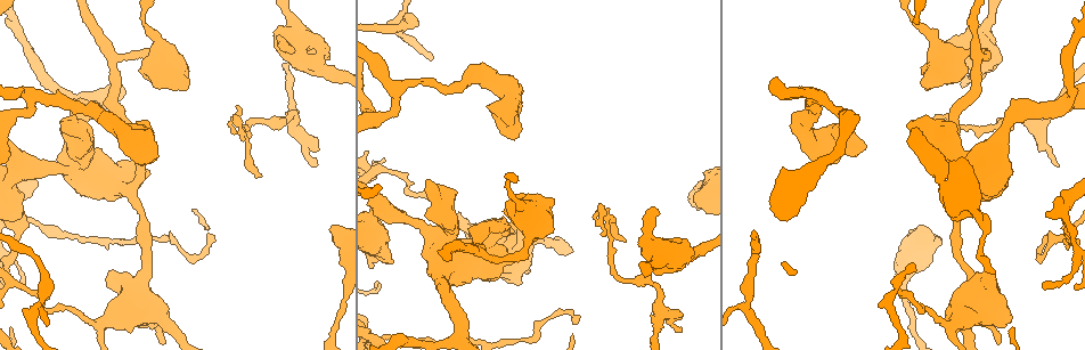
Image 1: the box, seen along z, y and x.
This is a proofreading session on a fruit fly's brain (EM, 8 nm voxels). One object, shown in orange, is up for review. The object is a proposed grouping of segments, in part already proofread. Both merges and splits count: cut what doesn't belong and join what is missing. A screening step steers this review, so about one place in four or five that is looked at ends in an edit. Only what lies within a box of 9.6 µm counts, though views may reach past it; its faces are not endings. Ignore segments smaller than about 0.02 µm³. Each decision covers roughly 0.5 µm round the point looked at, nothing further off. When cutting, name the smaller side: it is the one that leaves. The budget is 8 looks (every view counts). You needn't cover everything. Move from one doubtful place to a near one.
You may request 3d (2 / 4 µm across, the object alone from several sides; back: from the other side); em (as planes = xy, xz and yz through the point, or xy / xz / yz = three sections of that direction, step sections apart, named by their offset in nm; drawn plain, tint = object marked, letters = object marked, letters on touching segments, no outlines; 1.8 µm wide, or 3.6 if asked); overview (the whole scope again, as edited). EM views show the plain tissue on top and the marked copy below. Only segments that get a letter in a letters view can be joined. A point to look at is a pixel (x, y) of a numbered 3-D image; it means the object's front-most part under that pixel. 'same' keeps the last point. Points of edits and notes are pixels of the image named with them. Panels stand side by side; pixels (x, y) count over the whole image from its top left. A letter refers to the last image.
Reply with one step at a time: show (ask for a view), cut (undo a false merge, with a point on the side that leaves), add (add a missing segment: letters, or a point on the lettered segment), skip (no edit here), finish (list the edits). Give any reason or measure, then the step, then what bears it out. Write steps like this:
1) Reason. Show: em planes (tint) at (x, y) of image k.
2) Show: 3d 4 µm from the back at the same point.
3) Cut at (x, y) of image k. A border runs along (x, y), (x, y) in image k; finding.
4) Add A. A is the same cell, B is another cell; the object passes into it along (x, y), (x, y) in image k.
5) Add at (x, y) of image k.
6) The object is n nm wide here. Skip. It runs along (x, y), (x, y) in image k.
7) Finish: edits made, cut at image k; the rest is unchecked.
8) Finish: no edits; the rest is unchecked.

Thick turns thin. Show: em planes (tint) at (1069, 199) of image 1.

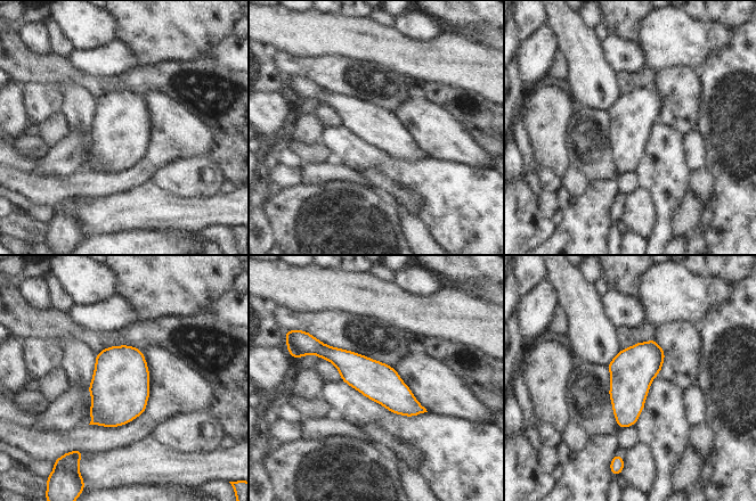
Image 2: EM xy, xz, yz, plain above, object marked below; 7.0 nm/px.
Show: em planes (letters) at the same point.

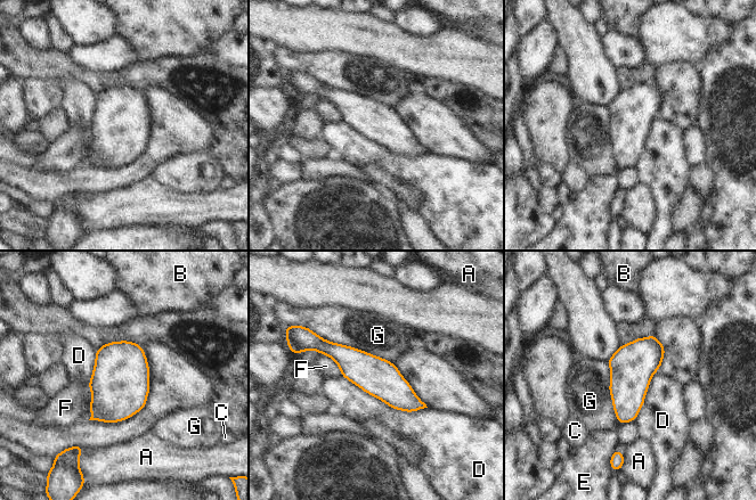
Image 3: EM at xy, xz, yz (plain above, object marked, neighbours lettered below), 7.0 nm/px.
Skip. A, B, C, D, E, F and G are other cells; a border runs along (341, 376), (396, 409), (427, 408) in image 3; one cell here.

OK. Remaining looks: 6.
Free end. Show: 3d 2 µm at (206, 236) of image 1.

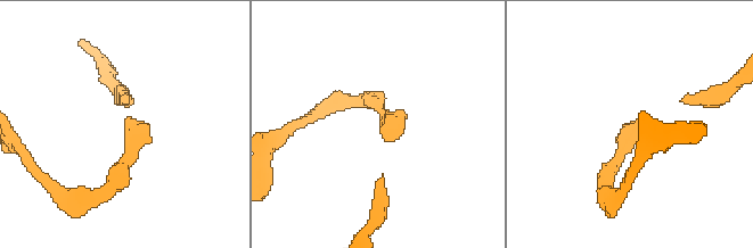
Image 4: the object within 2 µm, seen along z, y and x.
Now the EM. Show: em xz step 8 (letters) at (127, 118) of image 4.

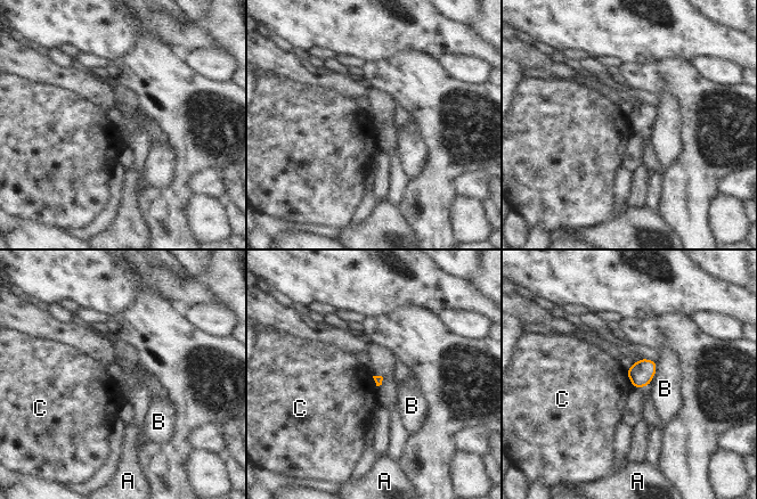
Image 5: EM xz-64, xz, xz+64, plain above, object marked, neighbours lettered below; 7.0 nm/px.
Skip. A, B and C are other cells; a border runs along (626, 371), (629, 382), (634, 386) in image 5; none of them fits.

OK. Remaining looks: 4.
Sudden change in width. Show: em planes (letters) at (531, 233) of image 1.

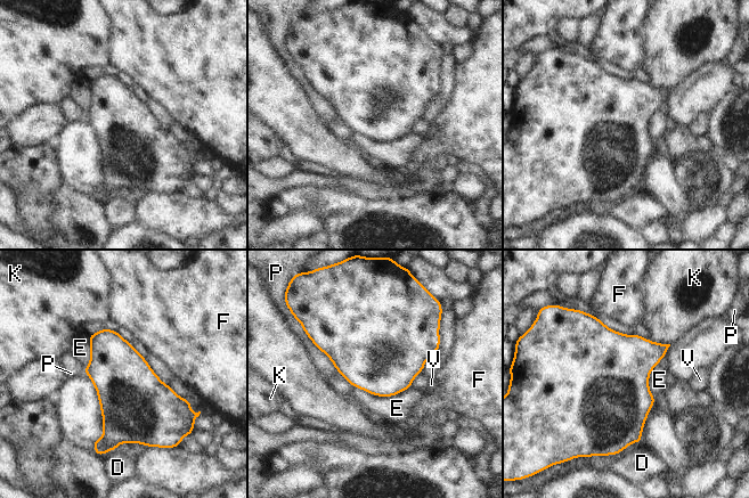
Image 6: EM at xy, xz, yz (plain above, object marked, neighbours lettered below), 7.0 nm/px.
Skip. D, E, F, K, P and V are other cells; one cell here.

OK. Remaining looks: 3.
Finish: no edits; the rest is unchecked.

